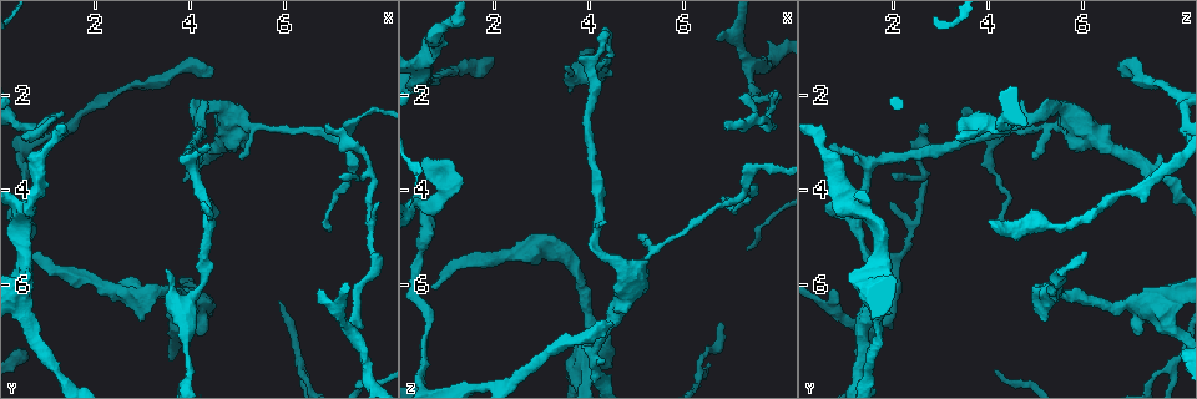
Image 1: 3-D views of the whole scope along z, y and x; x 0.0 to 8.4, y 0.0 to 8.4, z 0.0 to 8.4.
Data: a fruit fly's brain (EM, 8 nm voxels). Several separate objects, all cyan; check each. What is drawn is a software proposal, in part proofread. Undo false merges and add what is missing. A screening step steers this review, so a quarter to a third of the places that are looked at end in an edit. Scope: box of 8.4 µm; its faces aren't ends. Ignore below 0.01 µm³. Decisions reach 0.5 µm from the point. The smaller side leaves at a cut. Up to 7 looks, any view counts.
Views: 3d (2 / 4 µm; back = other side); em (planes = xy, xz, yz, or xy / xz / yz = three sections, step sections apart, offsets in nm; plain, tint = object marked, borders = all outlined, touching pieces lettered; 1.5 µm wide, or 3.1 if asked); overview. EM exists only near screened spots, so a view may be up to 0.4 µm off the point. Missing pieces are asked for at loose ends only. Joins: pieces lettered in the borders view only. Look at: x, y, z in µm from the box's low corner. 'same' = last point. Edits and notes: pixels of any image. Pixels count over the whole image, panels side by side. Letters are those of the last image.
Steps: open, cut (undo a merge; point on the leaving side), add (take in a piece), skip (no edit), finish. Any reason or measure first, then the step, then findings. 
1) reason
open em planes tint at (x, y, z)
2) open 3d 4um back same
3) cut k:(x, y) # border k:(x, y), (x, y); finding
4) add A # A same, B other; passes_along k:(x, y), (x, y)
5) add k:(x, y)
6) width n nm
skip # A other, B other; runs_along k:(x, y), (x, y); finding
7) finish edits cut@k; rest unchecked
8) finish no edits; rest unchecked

long arm stops here
open em planes plain at (4.40, 1.60, 6.85)

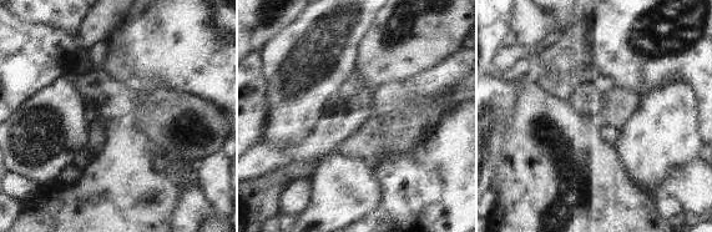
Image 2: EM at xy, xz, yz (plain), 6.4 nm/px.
open em planes borders same

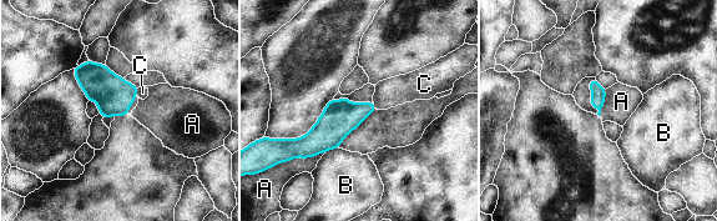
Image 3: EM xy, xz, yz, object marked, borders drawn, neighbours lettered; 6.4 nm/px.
add C # A other, B other, C same; passes_along 3:(114, 95), (137, 90), (142, 93); the neuron continues

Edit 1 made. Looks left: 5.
redraw
open overview

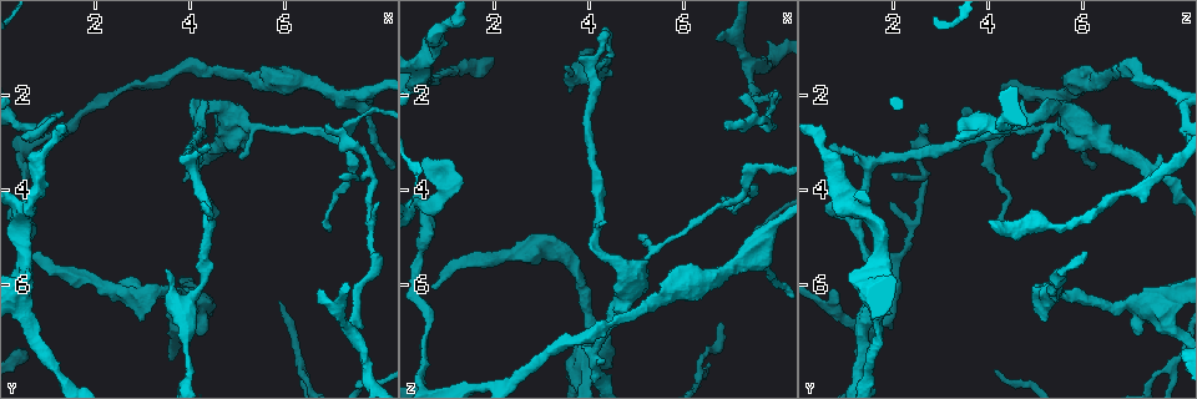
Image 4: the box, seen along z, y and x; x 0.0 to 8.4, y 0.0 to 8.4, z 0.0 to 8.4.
thin end
open 3d 4um back at (6.90, 2.65, 2.55)

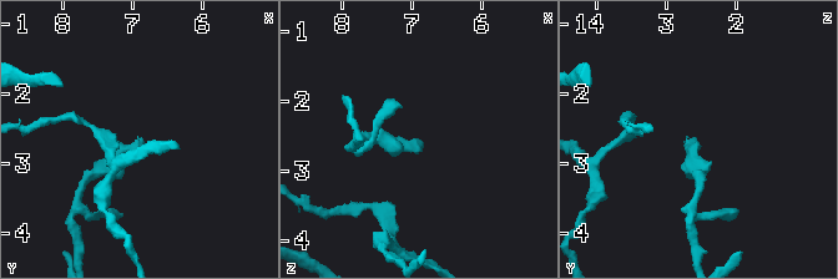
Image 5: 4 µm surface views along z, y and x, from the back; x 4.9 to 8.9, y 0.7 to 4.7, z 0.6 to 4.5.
open em xz step 4 borders at (6.90, 2.60, 2.55)

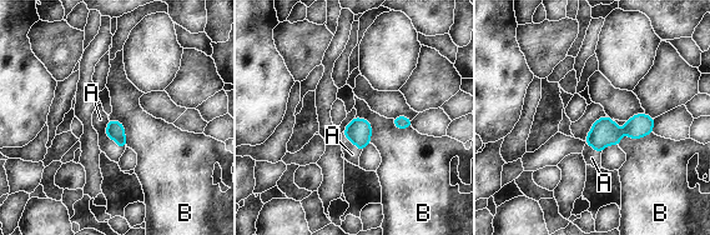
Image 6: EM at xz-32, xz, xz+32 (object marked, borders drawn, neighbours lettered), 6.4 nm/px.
another direction
open em planes borders same

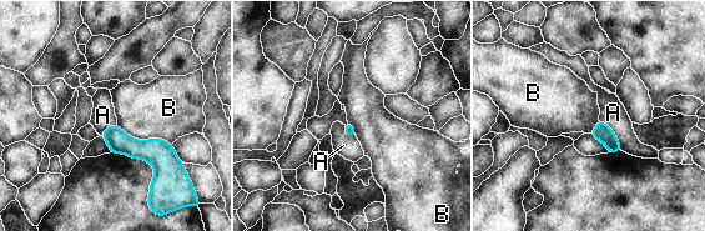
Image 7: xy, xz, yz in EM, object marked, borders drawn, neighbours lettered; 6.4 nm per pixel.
longest_contact B 380 nm
skip # A other, B other; border 7:(117, 125), (134, 137), (171, 145); no lettered piece goes on from it

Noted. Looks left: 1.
finish edits add@3; rest unchecked

